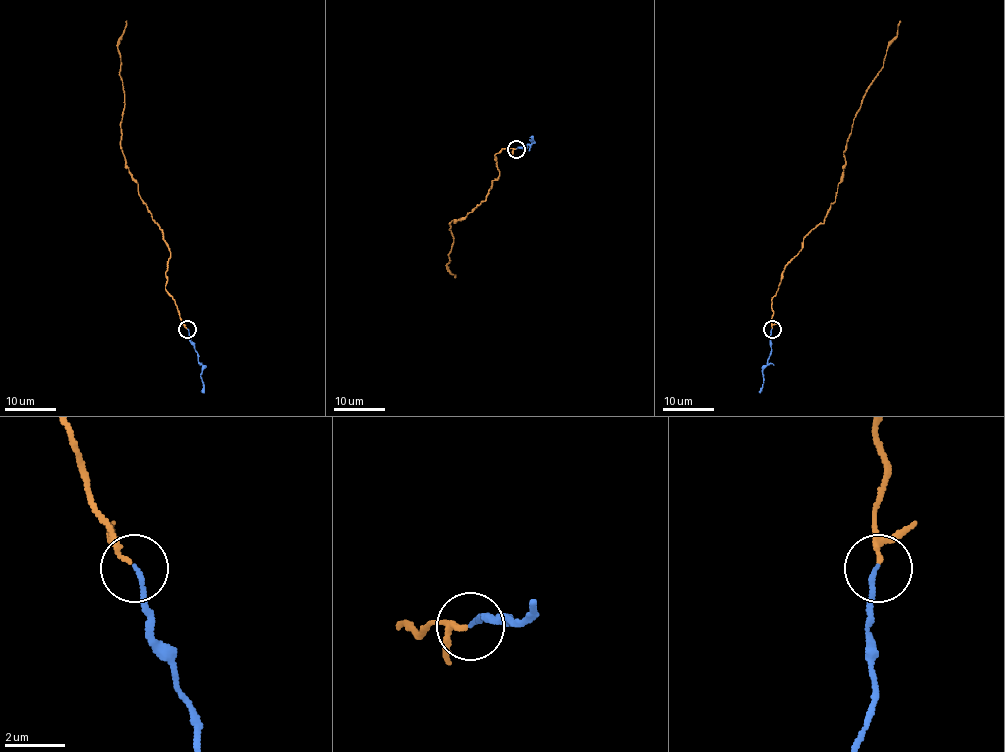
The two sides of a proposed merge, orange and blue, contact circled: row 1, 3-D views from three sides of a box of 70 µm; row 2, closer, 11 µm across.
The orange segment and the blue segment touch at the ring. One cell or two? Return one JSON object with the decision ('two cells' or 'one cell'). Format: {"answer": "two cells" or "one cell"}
{"answer": "one cell"}

